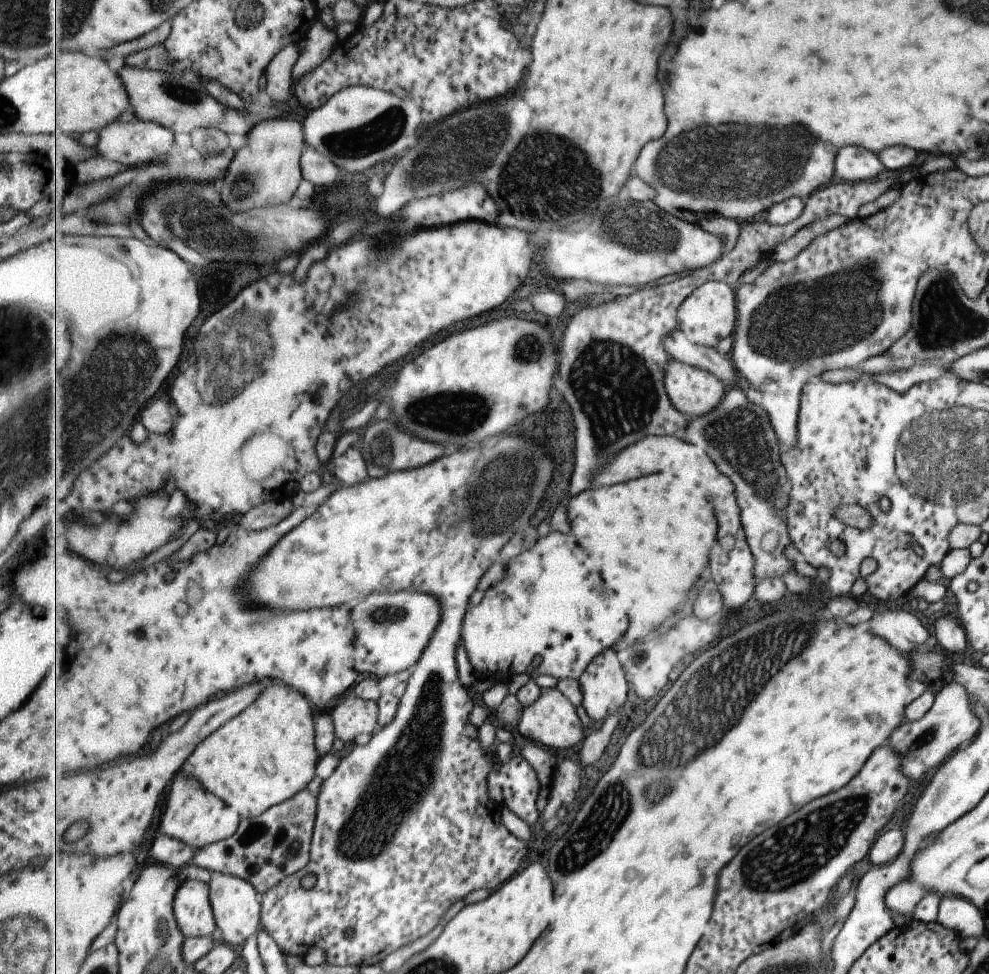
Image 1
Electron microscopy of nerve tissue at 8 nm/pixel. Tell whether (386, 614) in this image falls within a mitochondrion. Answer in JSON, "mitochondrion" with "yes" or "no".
{"mitochondrion":"yes"}

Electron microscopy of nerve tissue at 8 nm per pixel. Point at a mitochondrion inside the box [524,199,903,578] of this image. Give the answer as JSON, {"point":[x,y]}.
{"point":[784,327]}

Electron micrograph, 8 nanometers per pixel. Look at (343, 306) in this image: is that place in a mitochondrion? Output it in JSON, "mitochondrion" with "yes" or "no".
{"mitochondrion":"no"}

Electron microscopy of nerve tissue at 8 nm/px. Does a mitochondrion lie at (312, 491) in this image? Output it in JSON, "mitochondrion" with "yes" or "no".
{"mitochondrion":"no"}

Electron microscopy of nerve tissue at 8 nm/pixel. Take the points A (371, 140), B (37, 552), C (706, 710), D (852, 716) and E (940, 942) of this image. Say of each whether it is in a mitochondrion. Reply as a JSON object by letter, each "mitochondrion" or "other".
{"A":"mitochondrion","B":"other","C":"mitochondrion","D":"other","E":"other"}

